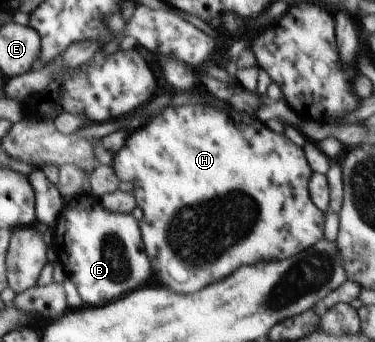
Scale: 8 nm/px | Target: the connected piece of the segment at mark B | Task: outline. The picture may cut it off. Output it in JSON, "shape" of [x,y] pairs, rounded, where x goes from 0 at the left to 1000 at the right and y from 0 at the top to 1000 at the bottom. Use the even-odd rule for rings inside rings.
{"shape":[[[245,561],[176,585],[171,617],[144,673],[144,693],[155,757],[171,769],[173,795],[200,827],[221,880],[240,895],[264,898],[325,874],[339,857],[357,857],[387,839],[408,810],[411,766],[389,722],[376,646],[360,629],[304,620],[280,599],[280,582]]]}

